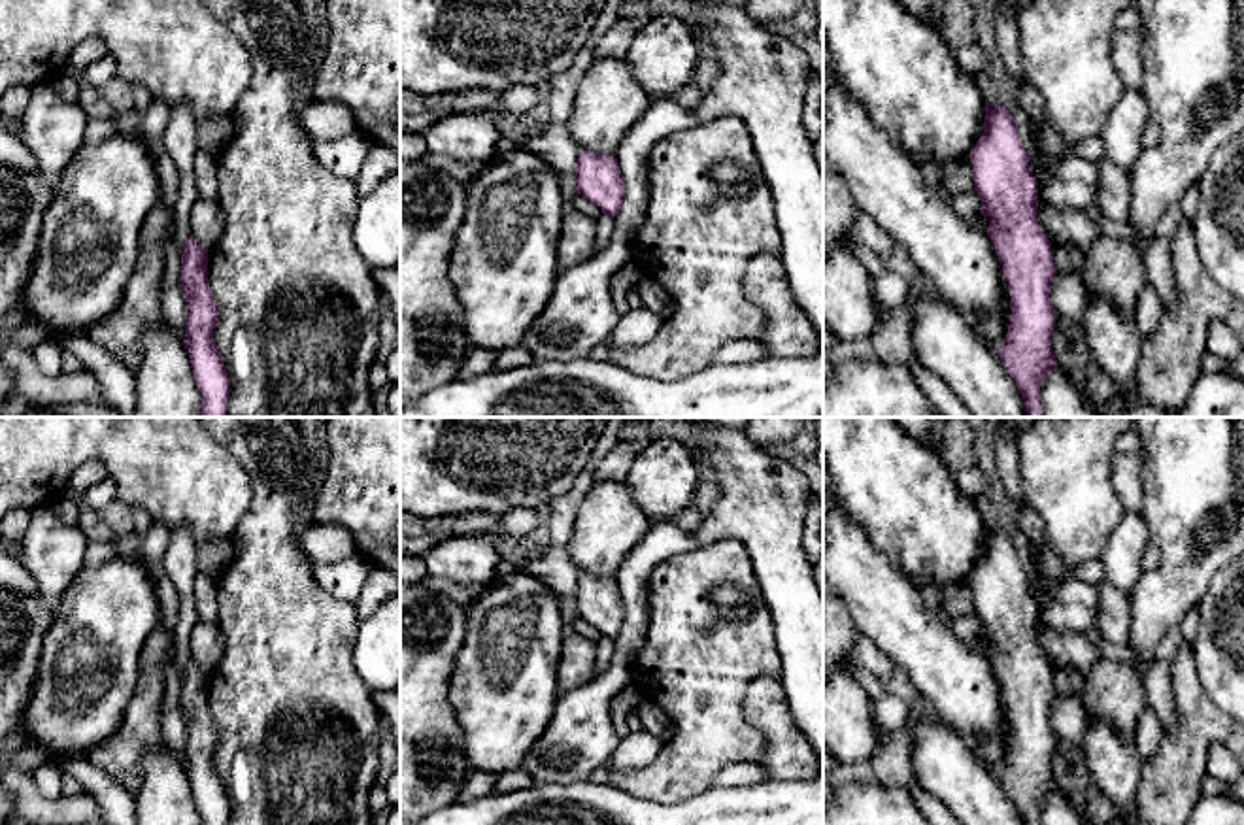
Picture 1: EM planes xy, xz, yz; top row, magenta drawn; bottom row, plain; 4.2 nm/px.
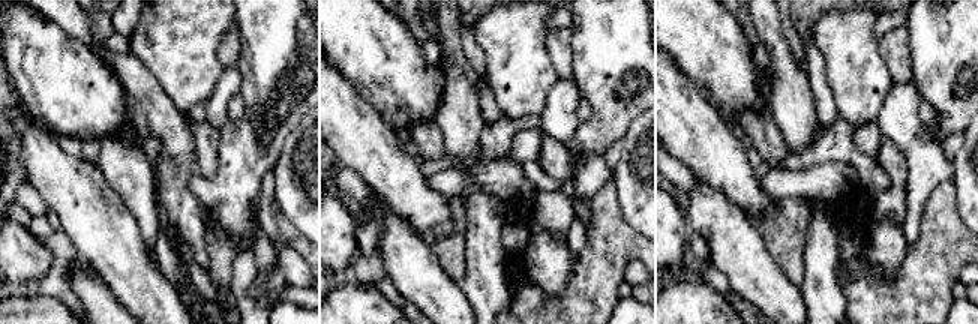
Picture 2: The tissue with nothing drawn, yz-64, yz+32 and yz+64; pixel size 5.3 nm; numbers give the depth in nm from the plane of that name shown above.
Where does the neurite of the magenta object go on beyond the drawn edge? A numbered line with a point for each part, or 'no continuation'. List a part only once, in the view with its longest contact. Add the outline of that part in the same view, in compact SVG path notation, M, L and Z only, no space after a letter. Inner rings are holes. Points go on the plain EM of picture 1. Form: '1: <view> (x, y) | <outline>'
no continuation

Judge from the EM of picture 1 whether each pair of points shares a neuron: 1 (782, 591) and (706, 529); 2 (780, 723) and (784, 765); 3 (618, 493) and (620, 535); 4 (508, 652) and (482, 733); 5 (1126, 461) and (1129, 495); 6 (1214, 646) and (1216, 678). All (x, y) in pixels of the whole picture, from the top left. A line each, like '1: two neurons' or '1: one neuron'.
1: one neuron
2: one neuron
3: one neuron
4: one neuron
5: one neuron
6: one neuron

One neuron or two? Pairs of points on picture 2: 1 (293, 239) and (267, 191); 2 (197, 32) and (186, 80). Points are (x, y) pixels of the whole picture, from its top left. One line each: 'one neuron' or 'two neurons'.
1: two neurons
2: one neuron

